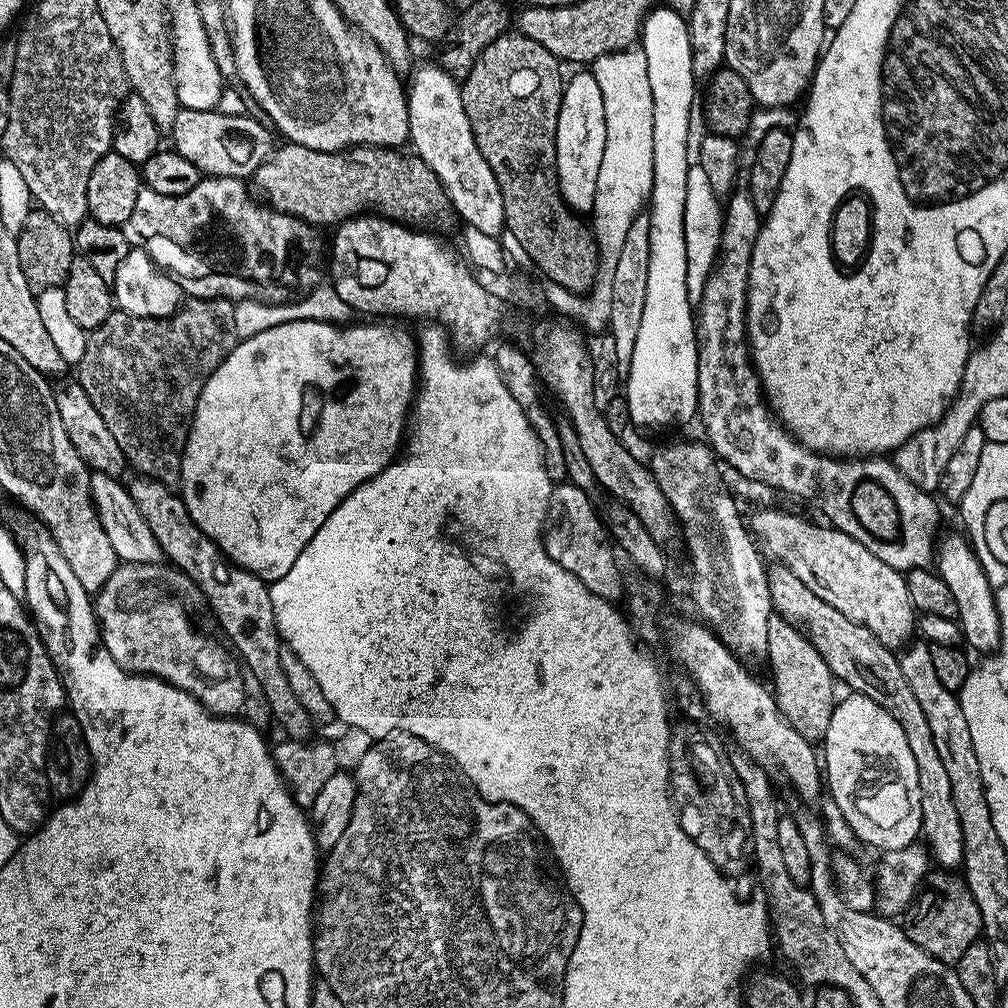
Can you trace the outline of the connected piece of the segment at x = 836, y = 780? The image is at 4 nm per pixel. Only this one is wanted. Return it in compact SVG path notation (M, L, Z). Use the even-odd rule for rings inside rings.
M848 694L848 697L841 699L837 703L836 708L832 712L830 718L830 726L824 731L822 737L822 745L824 744L824 752L822 748L822 772L826 777L826 792L829 792L831 803L838 806L838 810L842 810L842 814L848 817L848 824L856 831L857 841L869 844L877 850L892 851L898 850L904 846L910 846L917 843L918 837L921 835L924 823L922 822L922 790L918 786L918 762L914 762L914 753L910 750L910 742L906 740L906 734L902 730L902 726L894 718L894 714L890 714L883 705L863 694Z

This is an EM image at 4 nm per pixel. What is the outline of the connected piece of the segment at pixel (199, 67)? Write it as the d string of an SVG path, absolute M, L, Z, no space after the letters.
M193 2L175 5L174 15L170 20L170 40L174 45L172 65L178 90L178 102L181 108L190 110L213 111L224 92L224 76L220 73L220 64L212 53L213 45L209 43L204 29L199 8Z

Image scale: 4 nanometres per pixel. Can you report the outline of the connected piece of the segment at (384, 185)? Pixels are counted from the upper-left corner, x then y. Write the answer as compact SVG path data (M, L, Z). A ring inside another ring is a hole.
M289 142L282 144L281 148L279 145L254 173L257 188L255 191L264 192L263 199L275 211L296 216L310 226L336 226L365 210L375 210L379 215L408 222L428 220L431 216L444 216L450 212L448 191L444 189L444 183L436 177L434 170L430 170L430 166L426 166L426 162L415 154L403 156L395 147L385 146L357 146L347 147L338 152L323 152Z

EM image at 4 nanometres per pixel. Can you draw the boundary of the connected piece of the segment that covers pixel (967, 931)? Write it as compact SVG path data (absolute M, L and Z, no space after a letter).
M940 870L929 875L926 880L926 890L919 893L915 901L916 913L906 923L908 936L922 946L932 956L945 962L958 962L970 946L981 939L984 923L978 910L978 902L974 902L974 894L967 883L959 875L949 874Z

